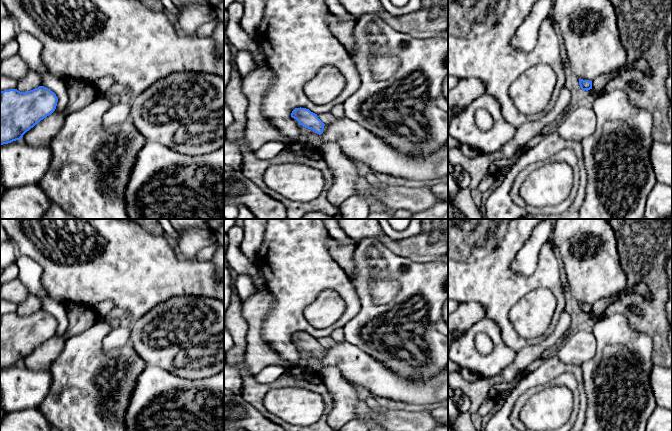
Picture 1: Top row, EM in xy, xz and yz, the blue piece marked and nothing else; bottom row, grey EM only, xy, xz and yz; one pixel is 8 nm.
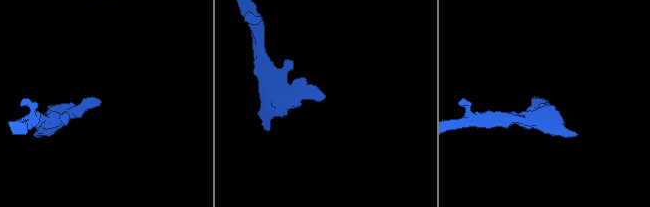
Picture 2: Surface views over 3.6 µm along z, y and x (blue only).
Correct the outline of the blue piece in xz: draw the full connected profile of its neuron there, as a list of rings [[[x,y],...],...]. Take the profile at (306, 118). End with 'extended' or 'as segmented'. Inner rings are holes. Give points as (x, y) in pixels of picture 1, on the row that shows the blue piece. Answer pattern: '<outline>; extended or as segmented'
[[[295,108],[291,117],[296,119],[300,125],[313,130],[317,134],[322,134],[325,124],[318,118],[317,114],[306,108]]]; as segmented

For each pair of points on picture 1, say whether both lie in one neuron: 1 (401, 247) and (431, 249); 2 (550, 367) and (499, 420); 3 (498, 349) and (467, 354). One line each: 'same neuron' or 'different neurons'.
1: same neuron
2: same neuron
3: same neuron

